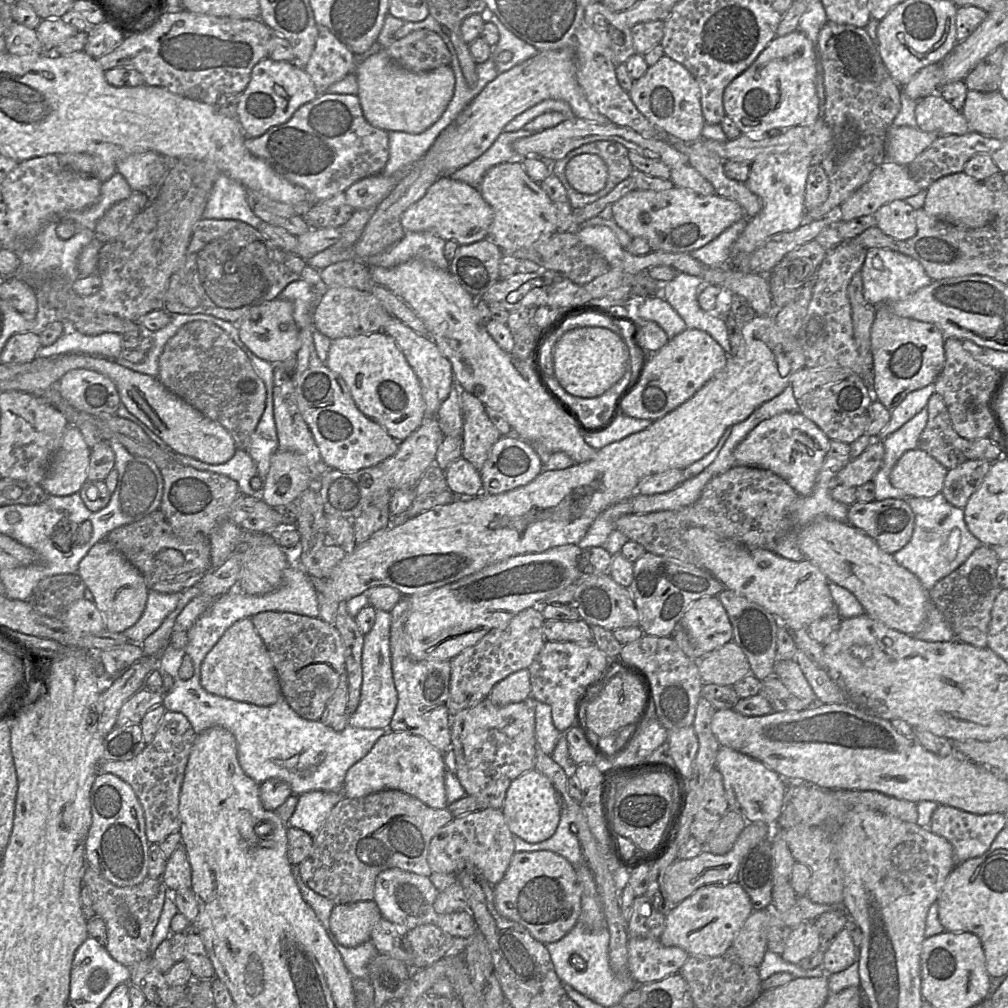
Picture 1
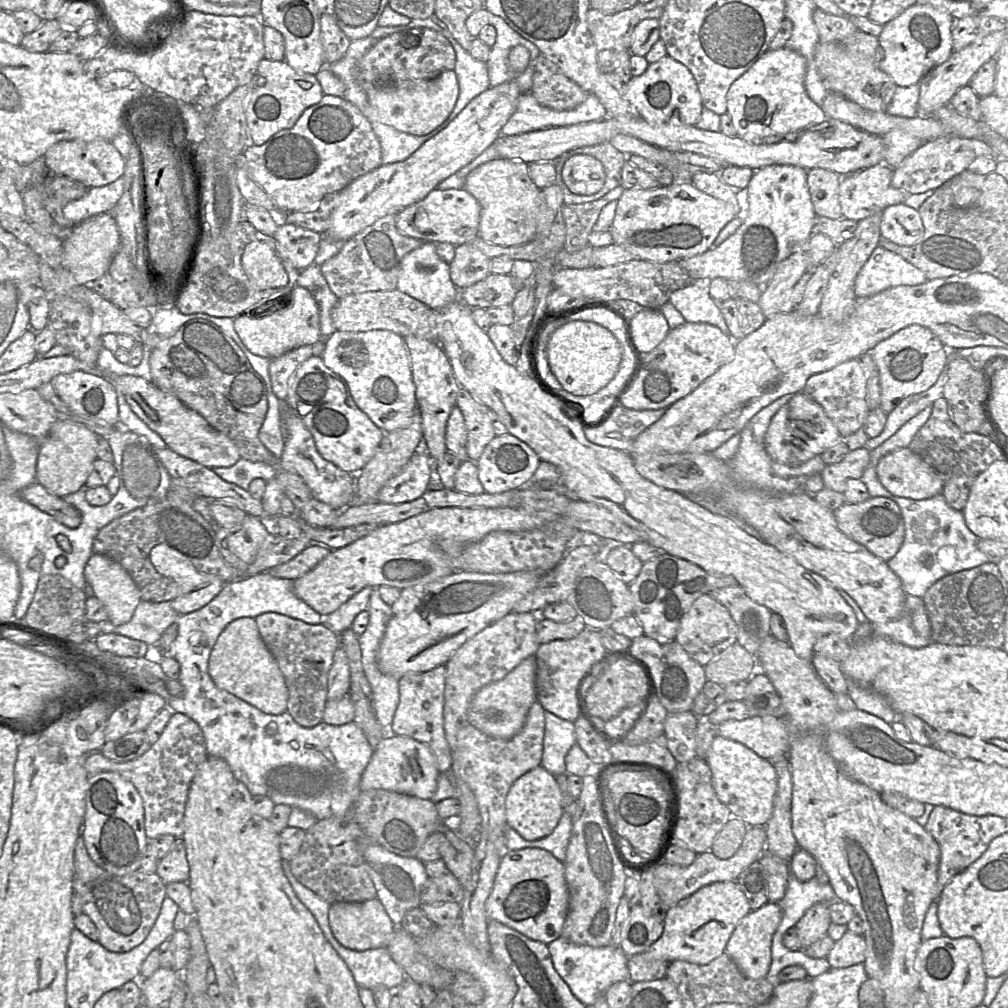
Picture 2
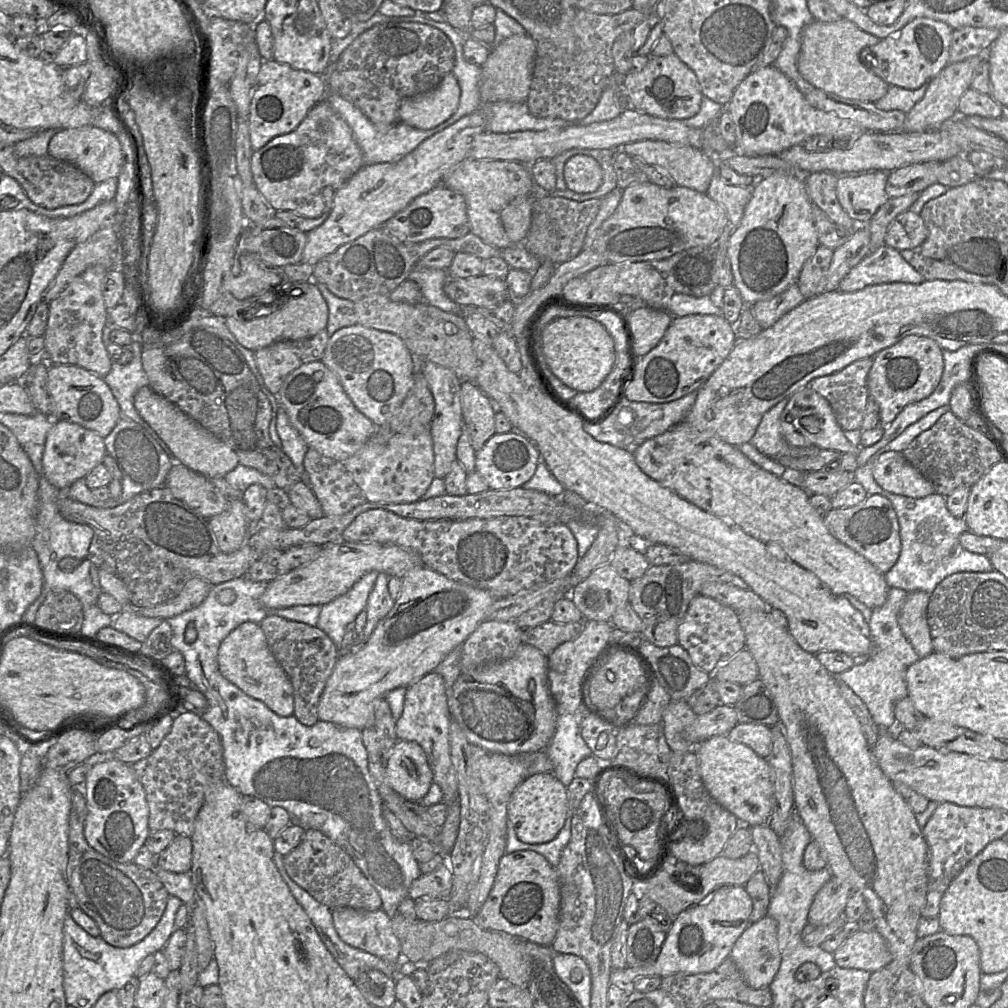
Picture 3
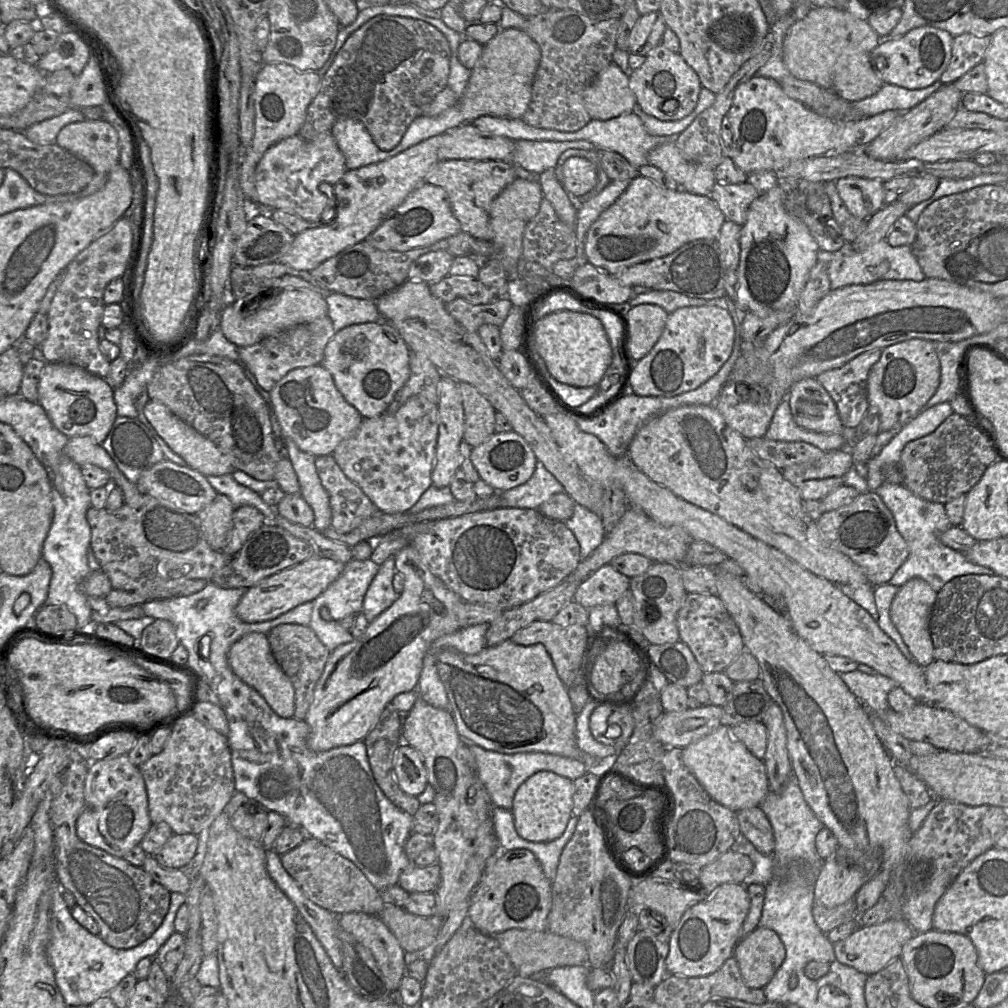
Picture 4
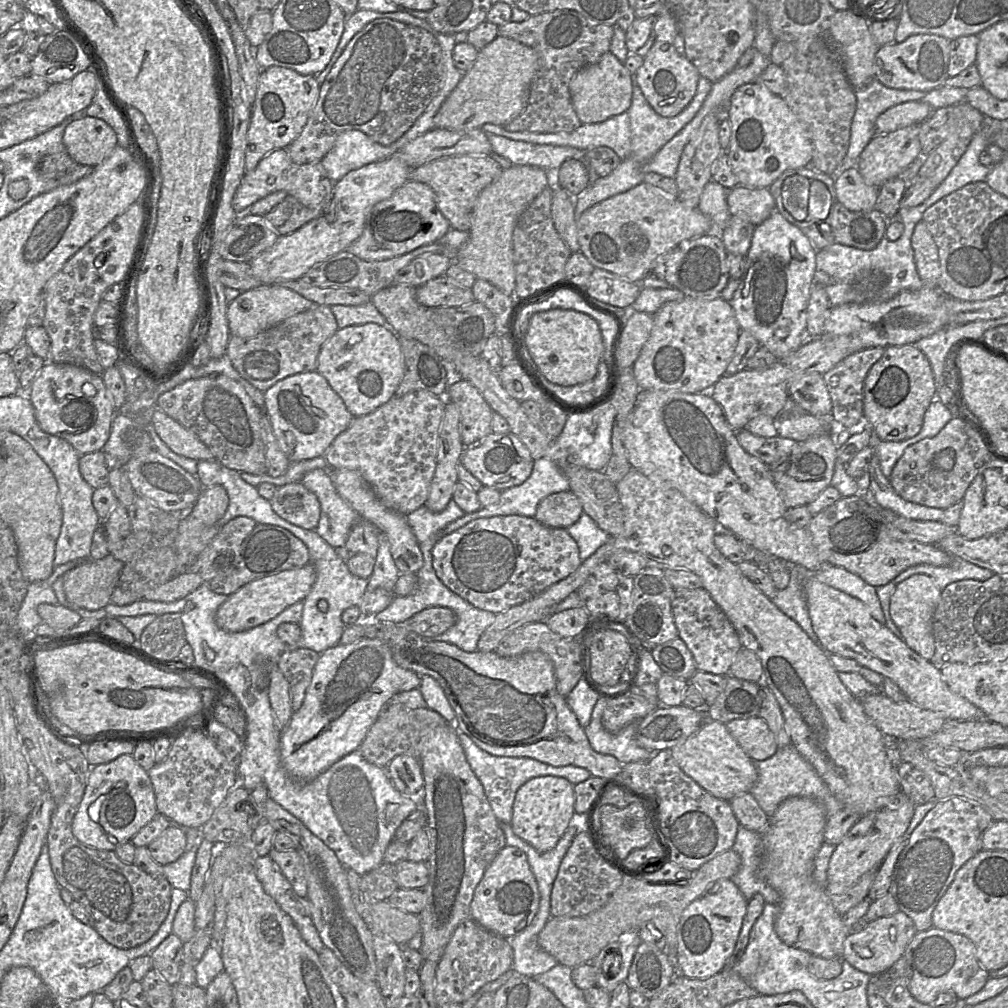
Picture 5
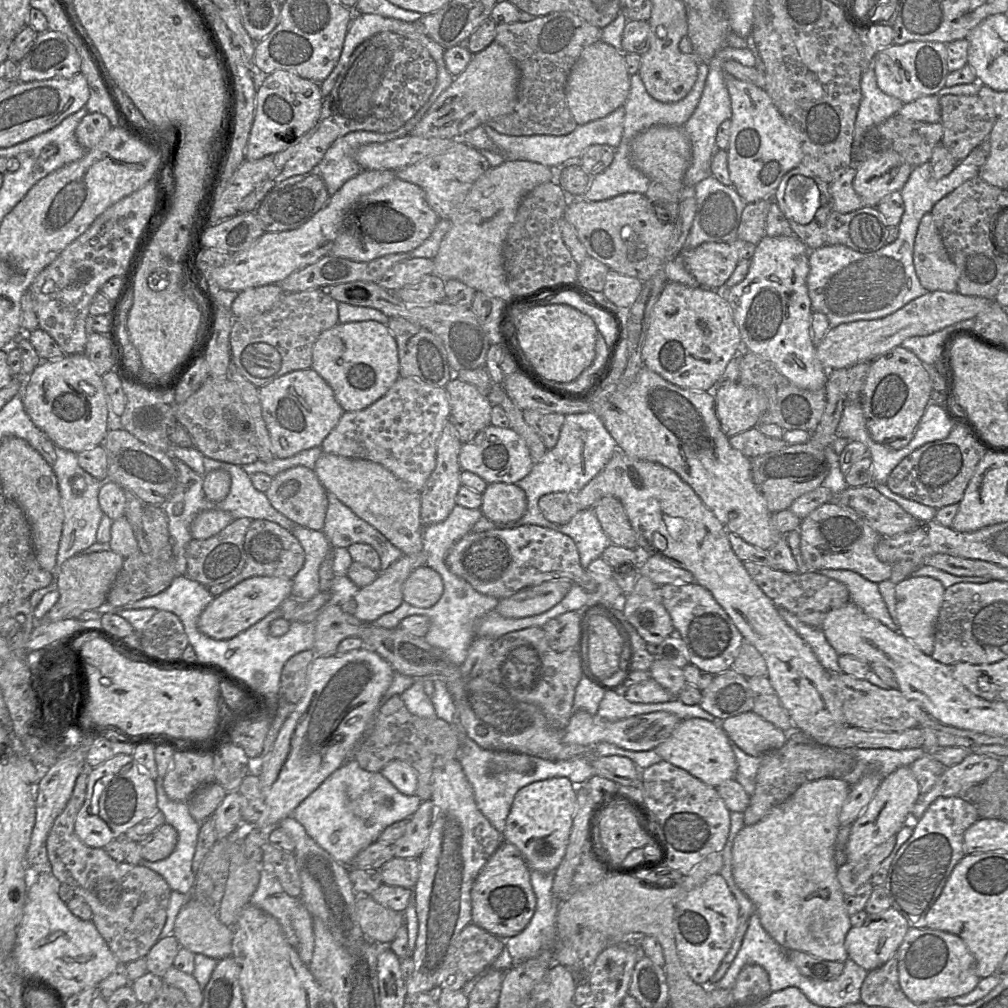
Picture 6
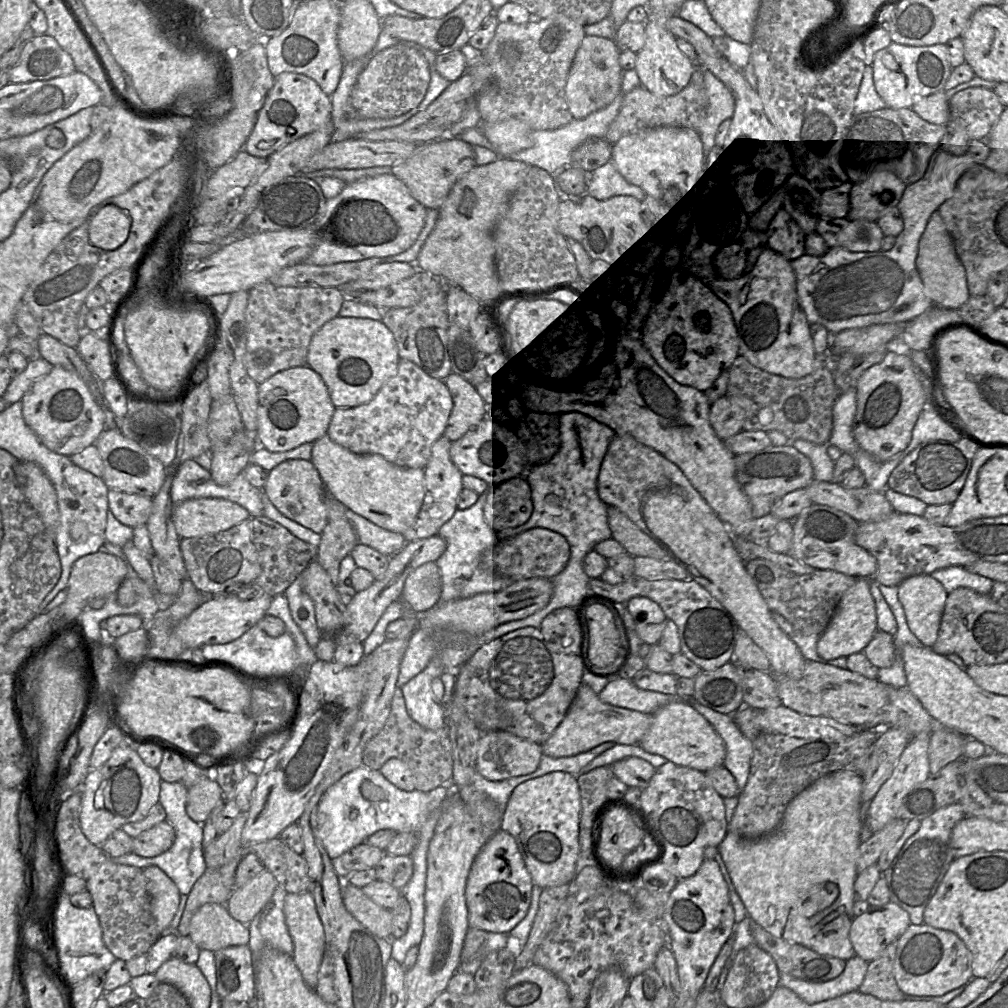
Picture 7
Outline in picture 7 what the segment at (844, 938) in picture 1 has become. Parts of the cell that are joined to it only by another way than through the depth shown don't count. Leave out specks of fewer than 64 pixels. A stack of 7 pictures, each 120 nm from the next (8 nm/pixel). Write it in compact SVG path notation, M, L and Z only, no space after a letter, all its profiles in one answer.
M894 903L870 906L850 928L850 942L855 955L866 962L876 959L891 943L896 942L910 925L906 911Z

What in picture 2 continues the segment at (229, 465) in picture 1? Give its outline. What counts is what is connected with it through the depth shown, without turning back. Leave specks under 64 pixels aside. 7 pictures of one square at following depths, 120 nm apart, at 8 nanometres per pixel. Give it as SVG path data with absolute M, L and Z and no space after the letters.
M240 458L231 467L218 467L212 470L221 479L247 491L254 479L263 479L265 482L269 482L275 478L277 466L265 462L251 462Z

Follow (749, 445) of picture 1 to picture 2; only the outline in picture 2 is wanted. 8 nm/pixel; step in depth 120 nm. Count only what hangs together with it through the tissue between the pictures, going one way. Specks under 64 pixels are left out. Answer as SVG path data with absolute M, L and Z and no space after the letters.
M804 393L794 397L771 419L765 435L765 449L776 462L785 465L802 464L844 440L836 425L827 416L824 409Z

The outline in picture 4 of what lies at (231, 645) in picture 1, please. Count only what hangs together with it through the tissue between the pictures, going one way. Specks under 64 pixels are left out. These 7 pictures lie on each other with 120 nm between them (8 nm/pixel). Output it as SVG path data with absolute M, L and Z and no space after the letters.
M252 632L237 640L229 649L227 662L233 673L254 688L281 718L292 718L295 709L295 691L292 682L274 658L267 636Z

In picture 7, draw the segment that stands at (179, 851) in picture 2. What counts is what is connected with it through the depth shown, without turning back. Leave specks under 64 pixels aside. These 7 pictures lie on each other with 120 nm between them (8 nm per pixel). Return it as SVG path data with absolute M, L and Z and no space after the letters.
M162 821L133 838L132 853L141 857L156 857L166 852L174 840L173 827L166 821Z

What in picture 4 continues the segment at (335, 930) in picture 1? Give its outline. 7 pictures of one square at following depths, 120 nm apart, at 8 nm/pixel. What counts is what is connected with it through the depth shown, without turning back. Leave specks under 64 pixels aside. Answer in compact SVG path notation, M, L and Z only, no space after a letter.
M343 913L337 917L341 929L350 933L373 955L387 986L396 992L406 974L405 951L378 915Z

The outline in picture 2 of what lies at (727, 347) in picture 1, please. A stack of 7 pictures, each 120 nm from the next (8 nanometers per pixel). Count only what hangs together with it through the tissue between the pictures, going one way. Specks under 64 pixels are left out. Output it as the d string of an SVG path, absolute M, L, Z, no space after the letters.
M690 283L674 291L669 298L672 305L682 314L686 322L704 322L718 327L729 334L725 319L707 289L701 284Z

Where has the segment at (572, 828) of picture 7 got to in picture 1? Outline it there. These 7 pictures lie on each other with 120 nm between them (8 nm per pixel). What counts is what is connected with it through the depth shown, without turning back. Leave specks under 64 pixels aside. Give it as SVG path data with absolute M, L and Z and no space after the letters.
M536 769L522 774L511 782L506 792L502 813L512 834L531 844L549 839L555 833L560 820L560 806L555 789L550 780Z

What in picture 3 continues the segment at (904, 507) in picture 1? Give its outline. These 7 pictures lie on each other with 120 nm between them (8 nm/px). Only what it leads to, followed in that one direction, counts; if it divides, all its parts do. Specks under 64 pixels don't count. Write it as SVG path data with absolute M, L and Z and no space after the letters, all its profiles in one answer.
M870 494L857 505L832 508L823 521L837 540L865 557L883 574L896 563L901 550L899 523L892 503L885 496Z

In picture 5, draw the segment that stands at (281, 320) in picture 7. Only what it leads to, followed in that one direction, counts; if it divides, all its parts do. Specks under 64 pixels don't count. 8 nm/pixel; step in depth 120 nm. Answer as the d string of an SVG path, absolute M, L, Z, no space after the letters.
M316 304L284 319L254 337L230 335L226 354L238 373L265 392L279 380L299 372L317 370L323 344L339 329L329 305Z

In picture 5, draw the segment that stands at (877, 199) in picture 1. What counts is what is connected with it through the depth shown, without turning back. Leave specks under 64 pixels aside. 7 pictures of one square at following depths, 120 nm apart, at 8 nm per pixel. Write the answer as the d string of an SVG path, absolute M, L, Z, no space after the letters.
M845 165L834 176L837 201L850 211L870 211L876 207L879 188L868 185L856 165Z

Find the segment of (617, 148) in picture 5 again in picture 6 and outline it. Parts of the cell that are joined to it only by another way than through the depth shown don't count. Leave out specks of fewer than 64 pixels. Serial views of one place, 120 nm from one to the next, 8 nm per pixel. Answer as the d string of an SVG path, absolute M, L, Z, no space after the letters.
M623 106L618 107L607 116L577 125L575 129L566 135L531 135L531 136L510 136L499 133L488 125L483 128L494 143L505 161L526 160L543 164L547 167L558 166L569 158L580 157L581 154L593 144L606 144L616 149L622 139L624 127L625 110Z

